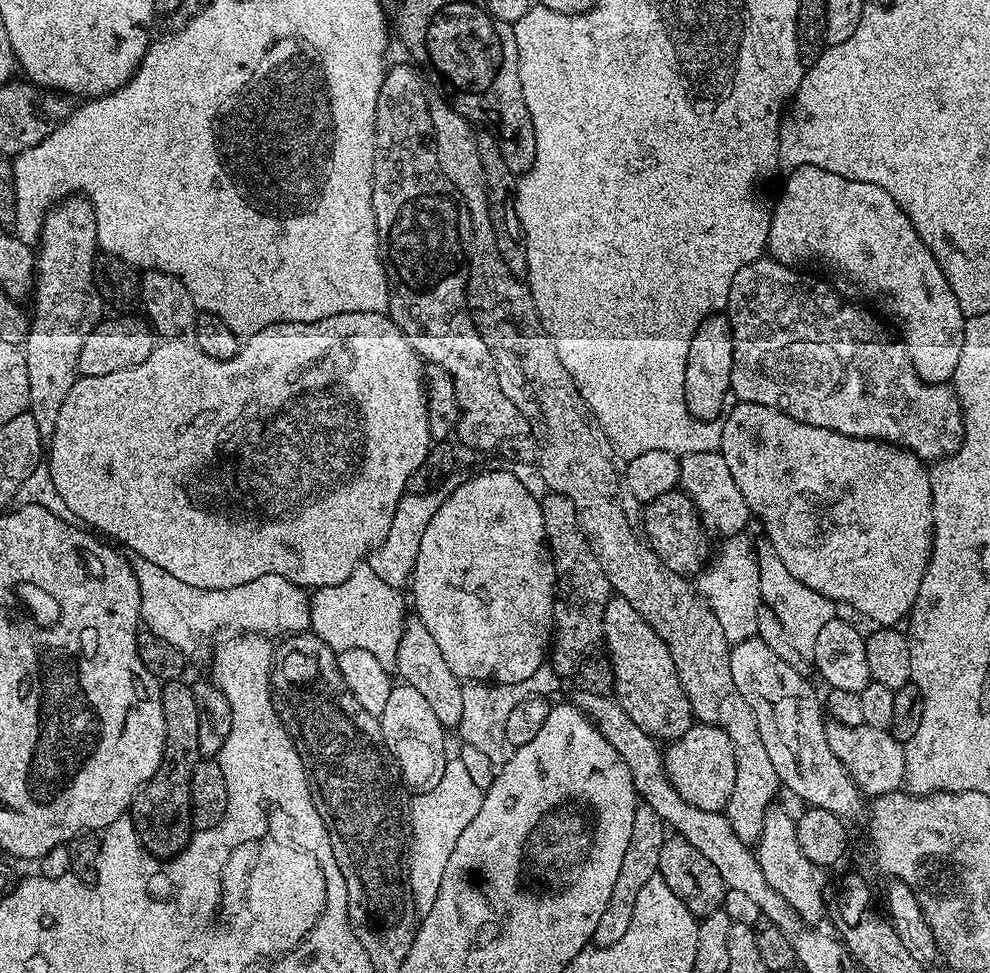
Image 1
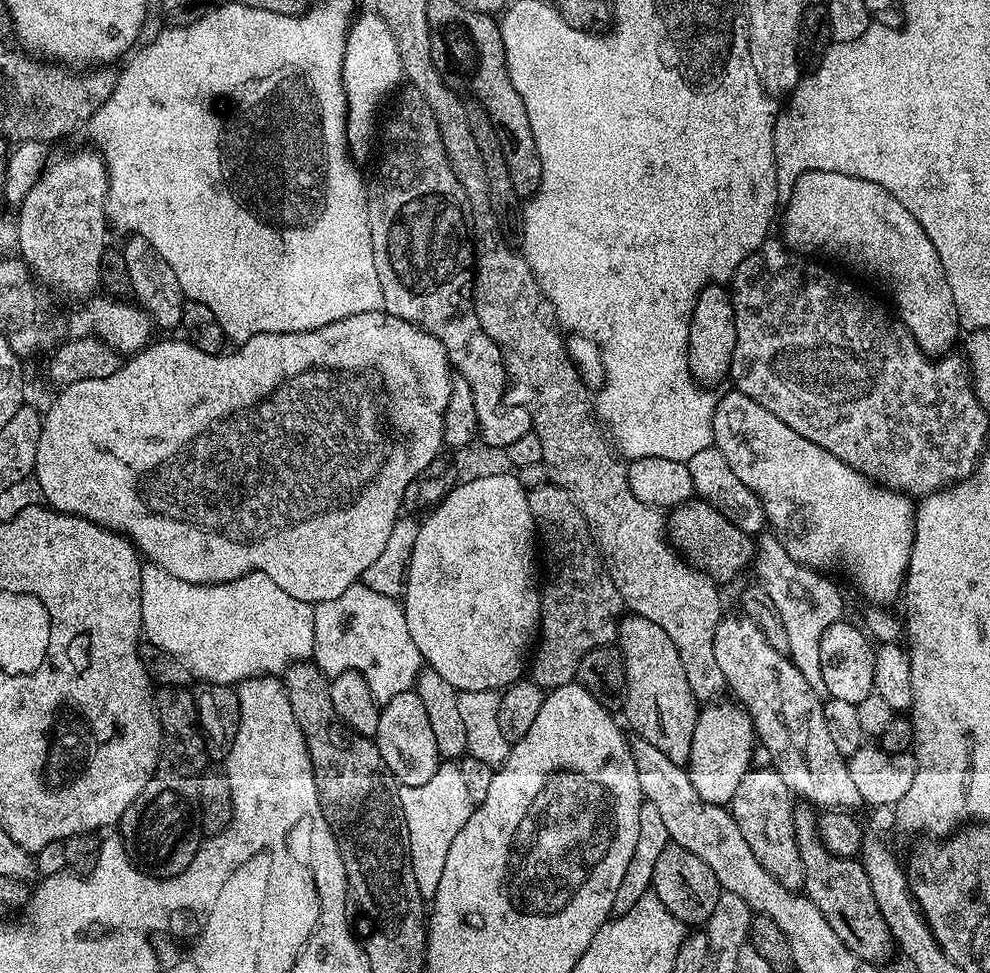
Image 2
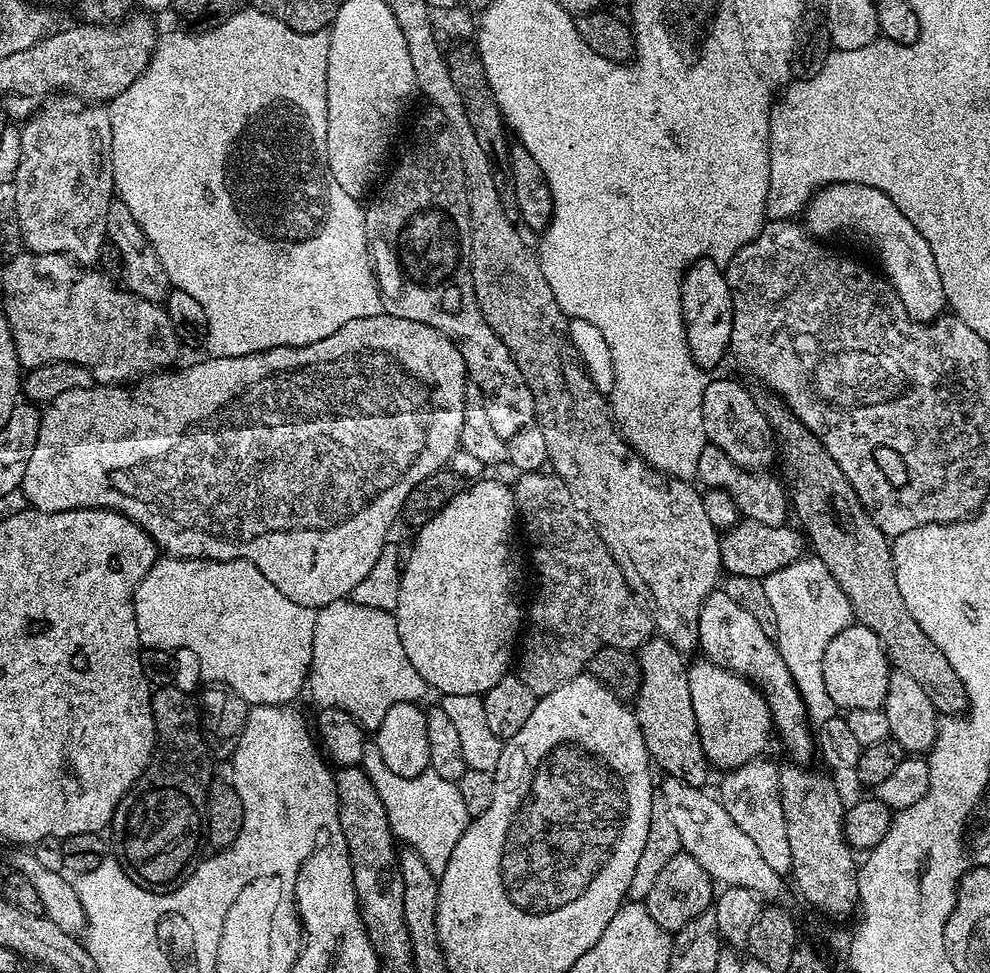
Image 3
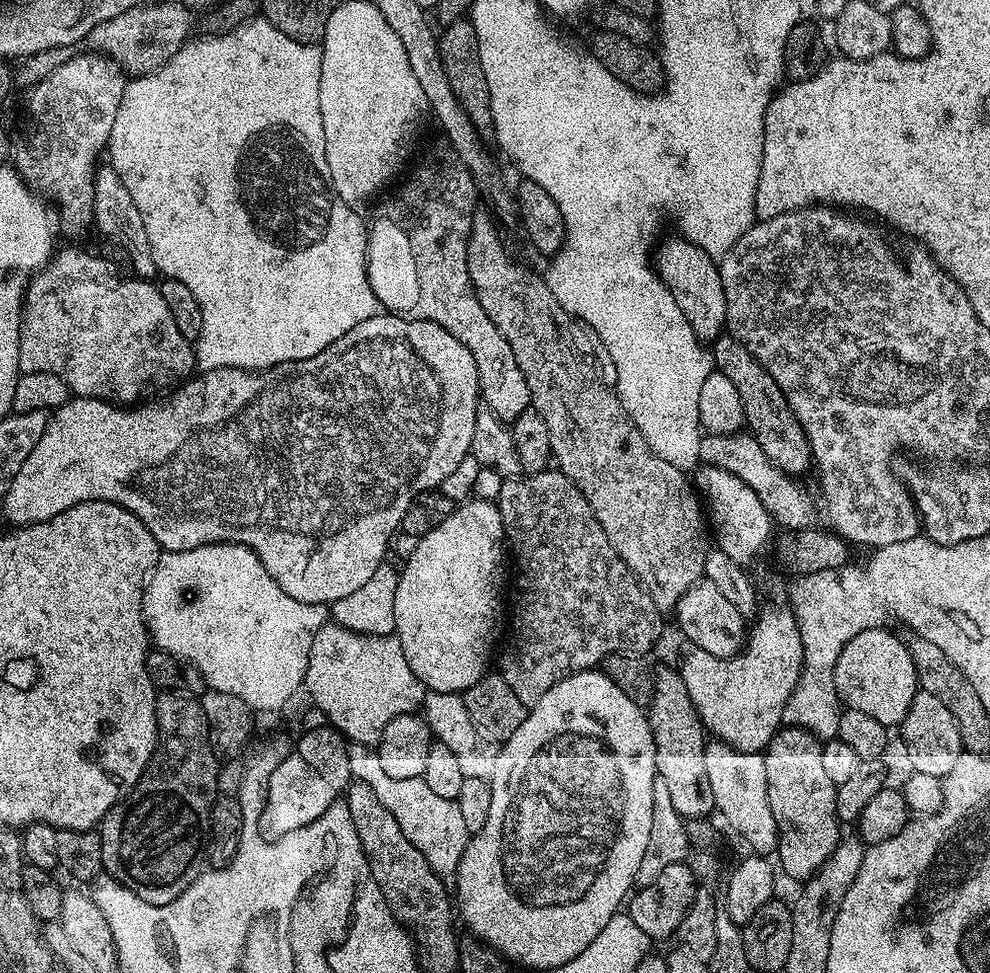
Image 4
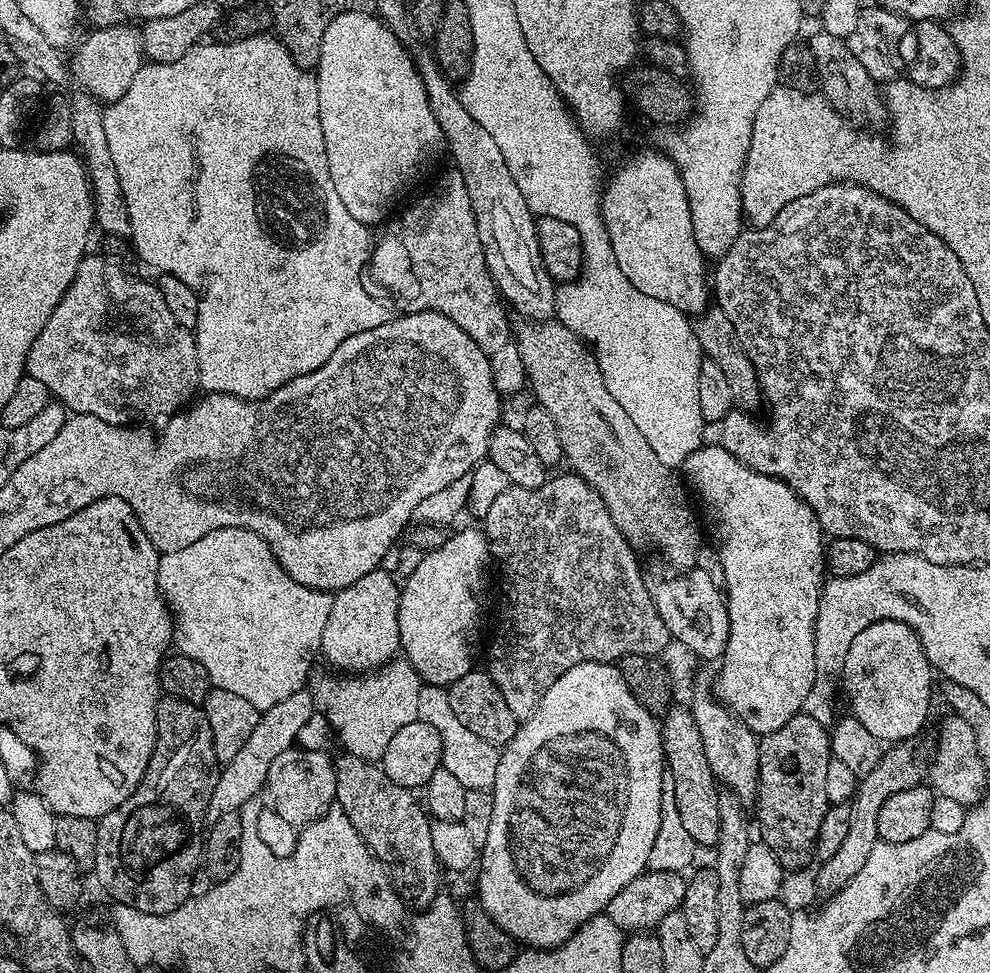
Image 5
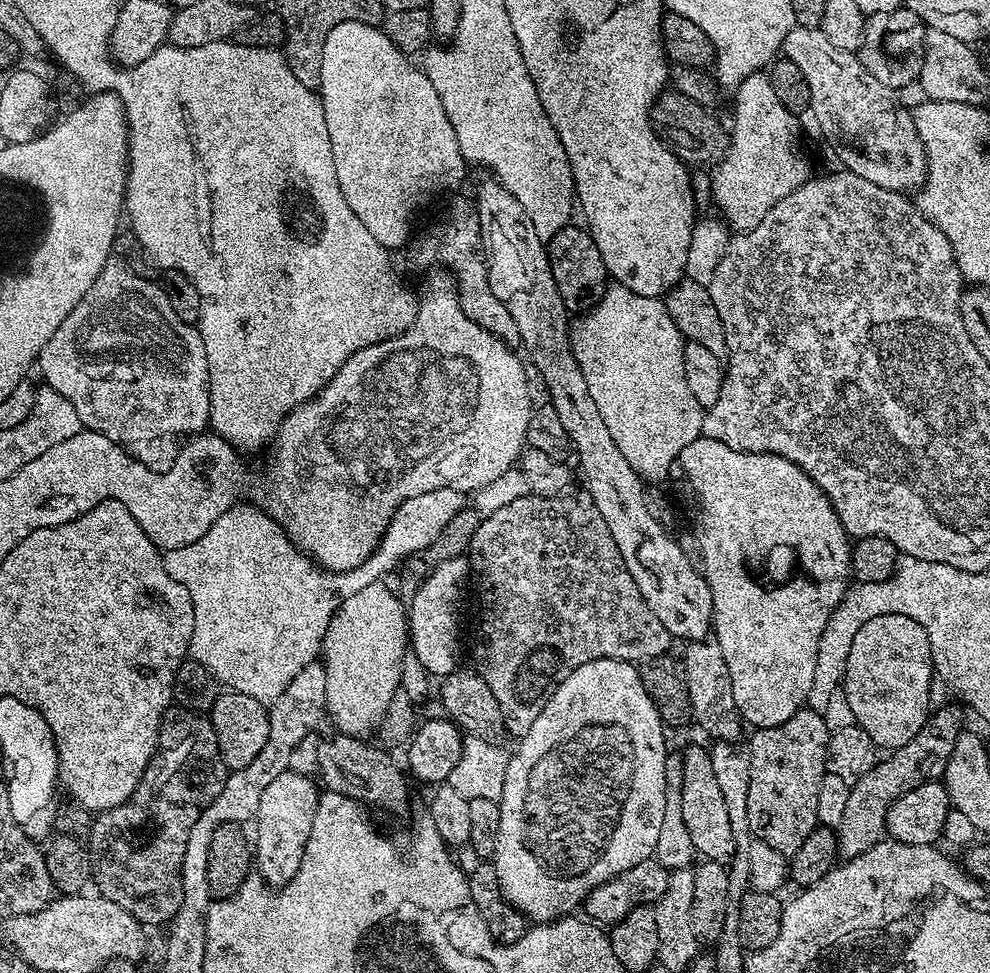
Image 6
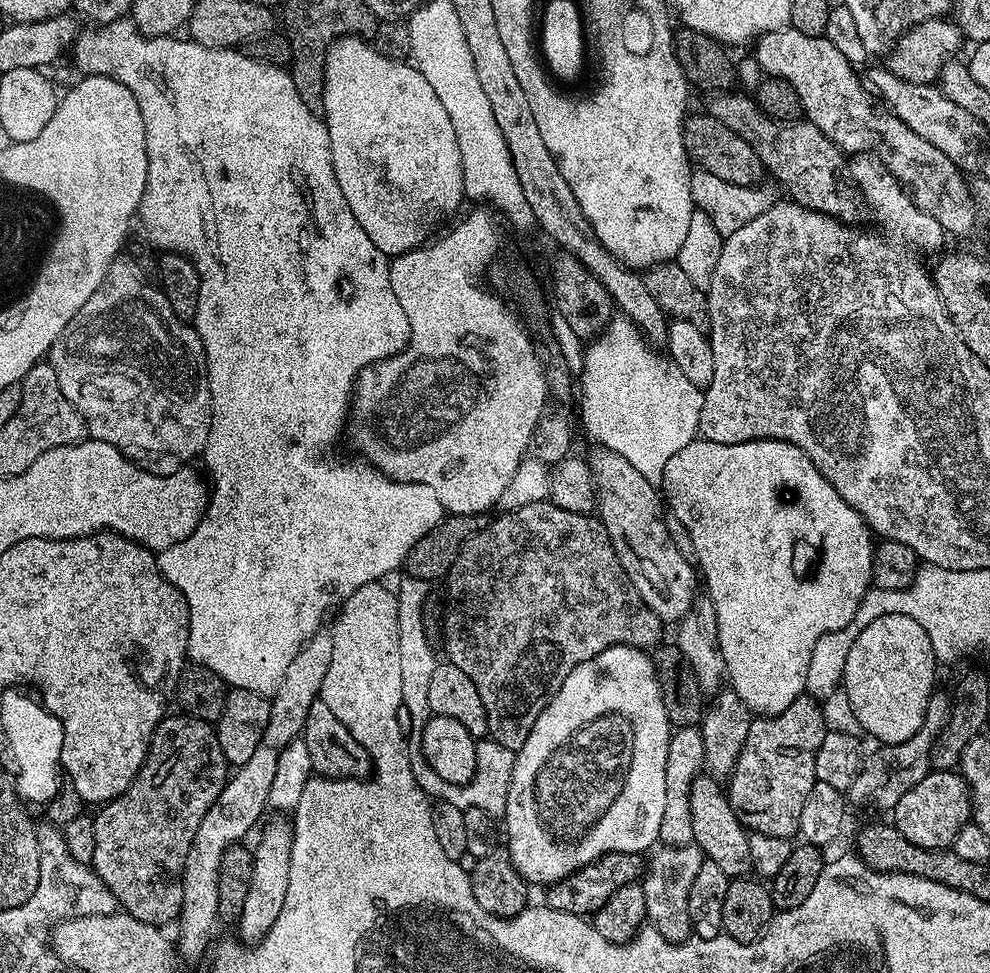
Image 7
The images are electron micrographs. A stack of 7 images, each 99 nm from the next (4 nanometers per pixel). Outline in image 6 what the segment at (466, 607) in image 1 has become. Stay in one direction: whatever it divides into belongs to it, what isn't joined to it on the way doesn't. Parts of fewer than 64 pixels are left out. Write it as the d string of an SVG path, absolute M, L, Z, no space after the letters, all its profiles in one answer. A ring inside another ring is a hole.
M460 560L445 562L439 572L424 580L412 593L412 605L406 608L408 618L408 638L410 641L410 652L417 656L418 662L428 672L429 677L443 678L451 672L457 671L462 646L456 640L455 613L450 607L450 598L456 588L460 588L464 564Z

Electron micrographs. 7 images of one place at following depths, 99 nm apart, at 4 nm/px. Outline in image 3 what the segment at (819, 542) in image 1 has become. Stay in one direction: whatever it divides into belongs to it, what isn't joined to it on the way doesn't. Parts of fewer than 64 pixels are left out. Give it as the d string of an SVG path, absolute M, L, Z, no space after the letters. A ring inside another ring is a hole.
M709 379L706 390L702 394L702 426L704 427L704 438L709 444L722 450L723 454L729 456L733 463L739 468L749 470L767 469L767 464L774 460L774 437L762 410L758 410L756 397L750 391L747 392L736 380Z

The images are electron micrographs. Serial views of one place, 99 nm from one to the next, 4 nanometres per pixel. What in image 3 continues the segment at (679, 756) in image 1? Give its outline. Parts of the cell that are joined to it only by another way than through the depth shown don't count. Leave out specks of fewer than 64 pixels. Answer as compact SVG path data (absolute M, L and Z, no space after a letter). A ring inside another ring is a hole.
M700 658L697 664L688 664L688 681L690 702L694 702L694 718L700 727L702 750L709 765L713 769L731 770L757 759L774 729L766 698L751 680L707 658Z

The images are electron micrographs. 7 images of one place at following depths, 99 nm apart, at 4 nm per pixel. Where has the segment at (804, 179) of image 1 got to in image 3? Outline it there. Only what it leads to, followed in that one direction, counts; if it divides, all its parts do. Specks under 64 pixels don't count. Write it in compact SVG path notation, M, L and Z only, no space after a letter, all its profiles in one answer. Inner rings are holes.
M827 184L812 193L802 213L802 223L817 238L853 236L862 247L869 248L880 263L879 271L892 285L912 320L931 322L945 315L948 299L938 278L938 262L934 262L930 244L882 190L865 184Z

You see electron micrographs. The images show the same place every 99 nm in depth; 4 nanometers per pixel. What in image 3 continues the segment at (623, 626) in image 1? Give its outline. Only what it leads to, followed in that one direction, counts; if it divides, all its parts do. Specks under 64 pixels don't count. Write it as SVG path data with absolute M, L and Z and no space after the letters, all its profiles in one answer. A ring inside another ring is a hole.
M663 638L647 640L638 650L640 661L640 689L634 701L636 721L642 730L642 738L646 742L646 750L657 769L665 773L665 777L681 780L694 788L707 785L710 765L704 756L700 741L700 727L694 718L694 702L690 702L690 682L688 681L688 664L685 657L670 642Z

